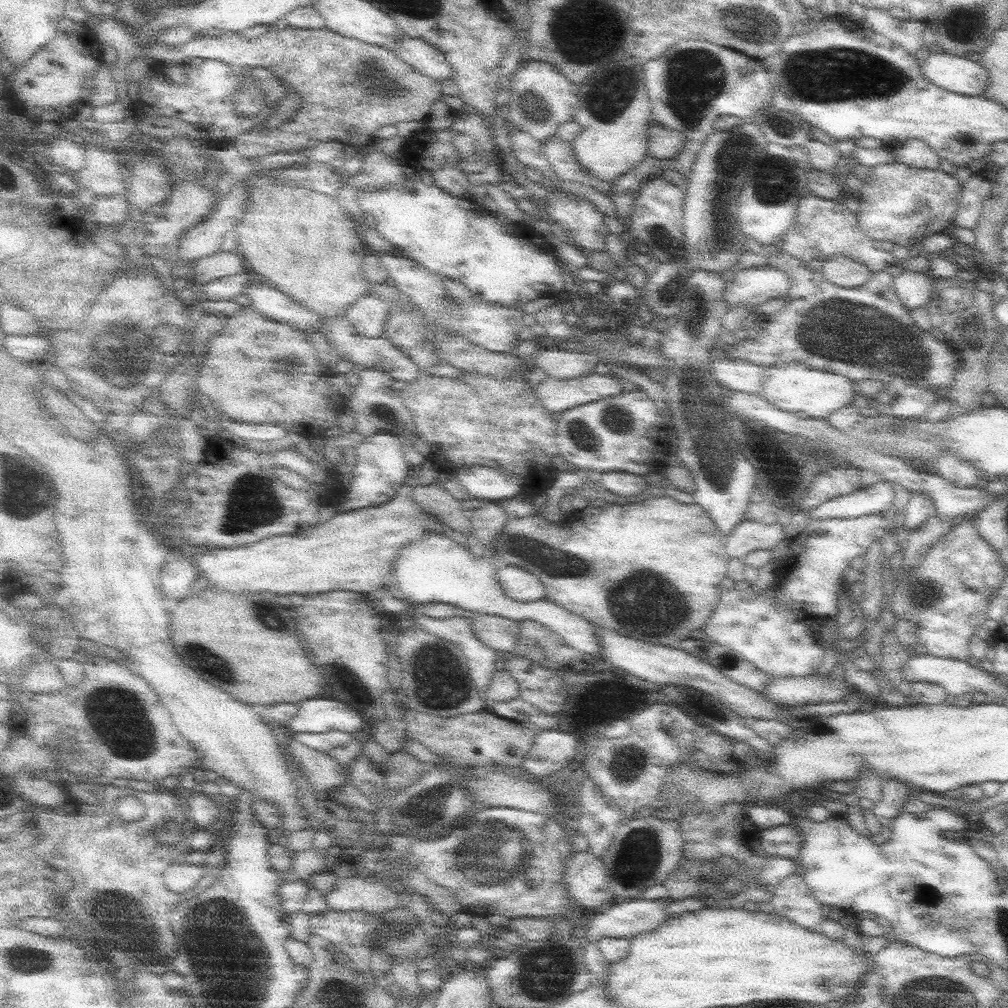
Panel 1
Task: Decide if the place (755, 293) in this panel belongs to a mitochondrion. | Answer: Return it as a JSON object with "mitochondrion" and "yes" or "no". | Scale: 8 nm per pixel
{"mitochondrion":"no"}

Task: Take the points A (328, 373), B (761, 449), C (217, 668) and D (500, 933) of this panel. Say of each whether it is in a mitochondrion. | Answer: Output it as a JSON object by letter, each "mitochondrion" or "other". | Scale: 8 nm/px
{"A":"other","B":"other","C":"mitochondrion","D":"other"}

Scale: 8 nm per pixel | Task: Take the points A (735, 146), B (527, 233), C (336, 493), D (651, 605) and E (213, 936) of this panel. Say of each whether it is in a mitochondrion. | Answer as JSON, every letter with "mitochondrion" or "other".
{"A":"mitochondrion","B":"other","C":"other","D":"mitochondrion","E":"mitochondrion"}

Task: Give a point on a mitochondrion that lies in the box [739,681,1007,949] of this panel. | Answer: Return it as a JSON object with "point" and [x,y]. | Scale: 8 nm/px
{"point":[927,895]}

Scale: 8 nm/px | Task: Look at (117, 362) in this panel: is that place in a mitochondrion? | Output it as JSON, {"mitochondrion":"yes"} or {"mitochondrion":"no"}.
{"mitochondrion":"yes"}

